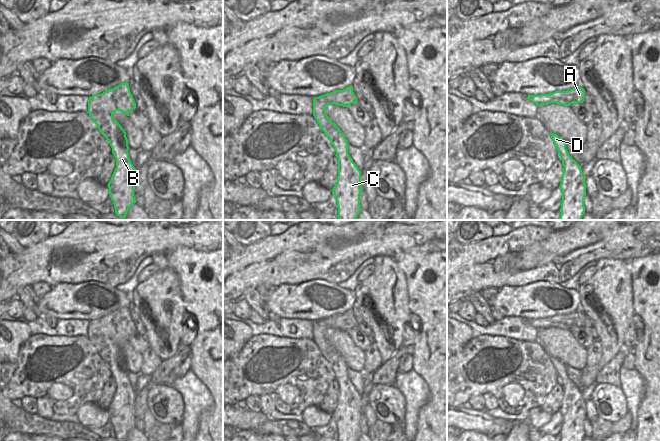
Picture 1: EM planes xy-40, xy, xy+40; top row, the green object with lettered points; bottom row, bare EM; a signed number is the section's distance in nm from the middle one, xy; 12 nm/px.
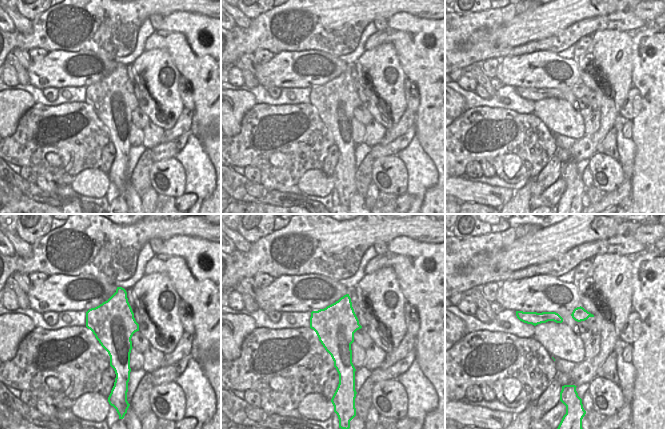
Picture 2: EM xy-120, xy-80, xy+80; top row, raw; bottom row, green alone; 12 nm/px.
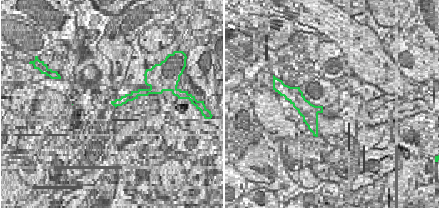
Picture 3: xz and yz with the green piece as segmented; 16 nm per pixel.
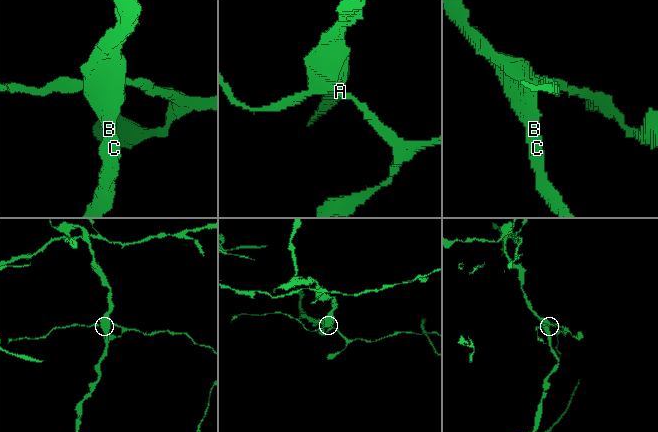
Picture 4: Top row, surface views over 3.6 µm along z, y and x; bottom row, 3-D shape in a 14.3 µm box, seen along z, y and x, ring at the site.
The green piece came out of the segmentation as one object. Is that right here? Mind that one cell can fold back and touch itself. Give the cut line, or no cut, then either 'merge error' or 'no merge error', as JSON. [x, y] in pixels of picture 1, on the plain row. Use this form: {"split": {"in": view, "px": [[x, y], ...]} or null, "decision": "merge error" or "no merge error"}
{"split": {"in": "xy", "px": [[323, 319], [332, 327]]}, "decision": "merge error"}

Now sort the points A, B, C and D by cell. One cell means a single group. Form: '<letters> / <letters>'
A / B C D

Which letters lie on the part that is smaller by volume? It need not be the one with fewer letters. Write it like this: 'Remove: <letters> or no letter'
Remove: A

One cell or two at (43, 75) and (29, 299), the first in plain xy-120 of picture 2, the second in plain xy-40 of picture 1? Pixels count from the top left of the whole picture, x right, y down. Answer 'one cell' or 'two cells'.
two cells

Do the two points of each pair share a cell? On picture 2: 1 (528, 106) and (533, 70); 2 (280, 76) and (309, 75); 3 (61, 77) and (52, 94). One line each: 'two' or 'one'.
1: two
2: one
3: two

